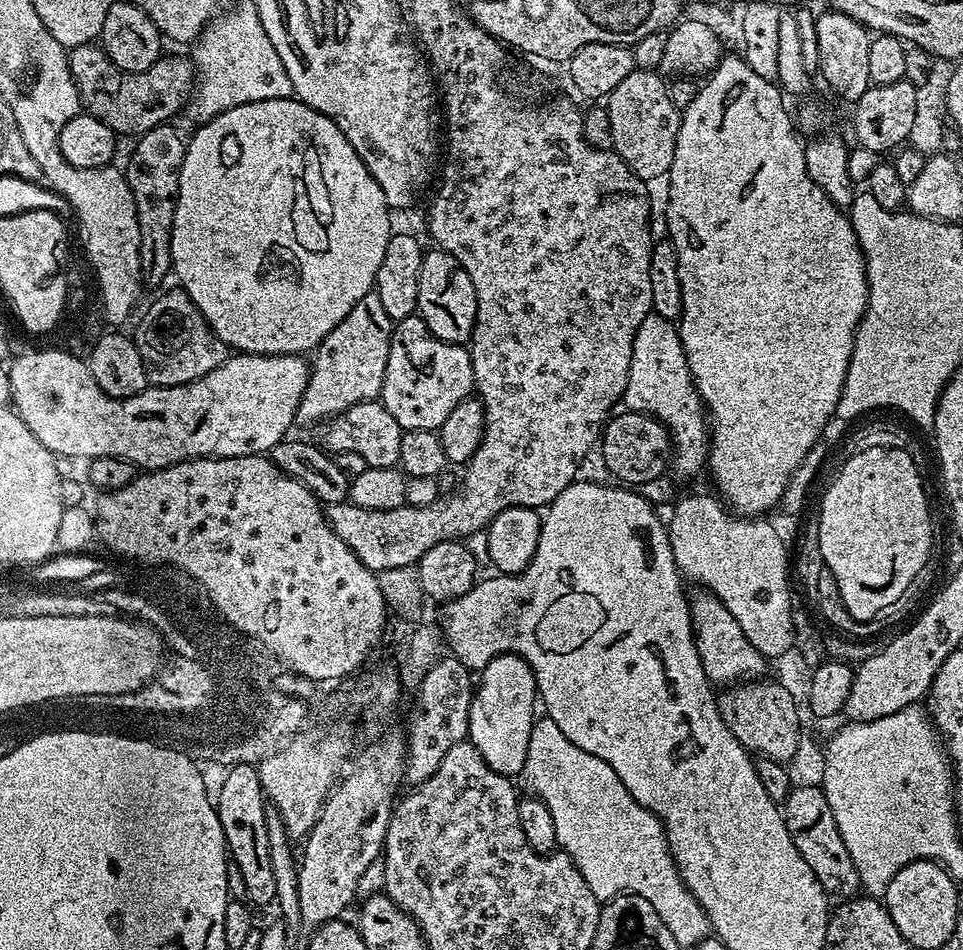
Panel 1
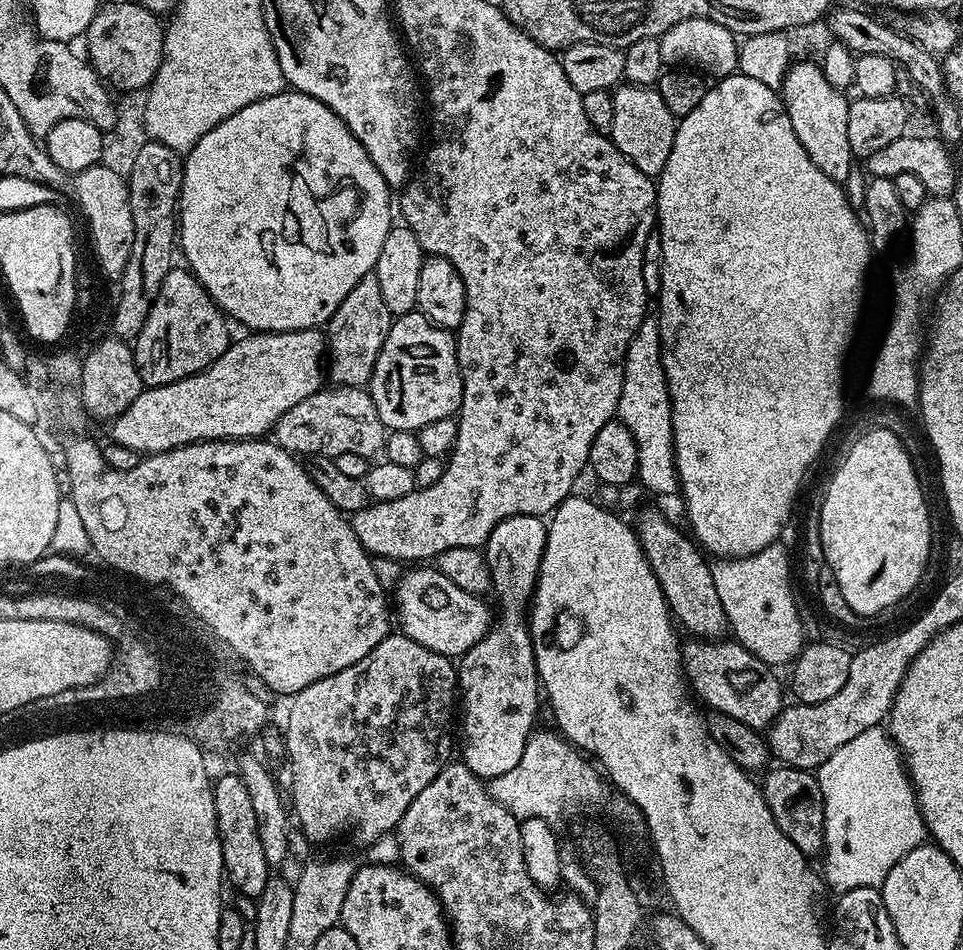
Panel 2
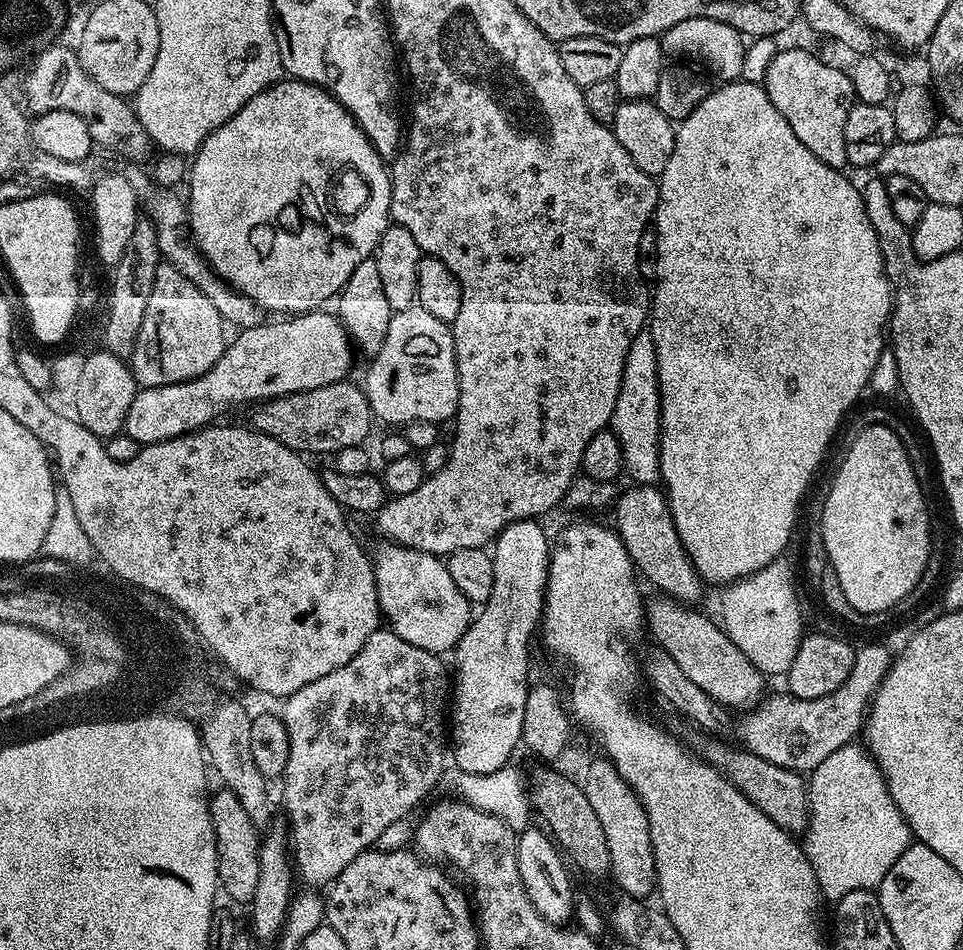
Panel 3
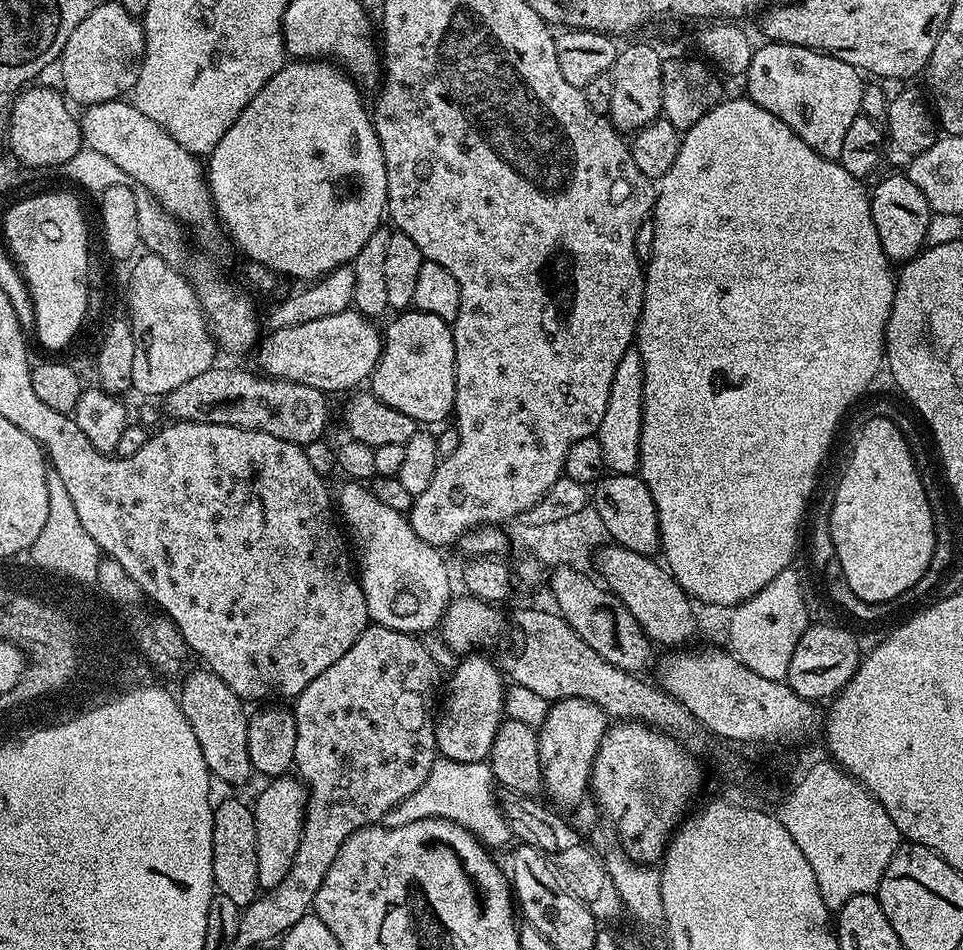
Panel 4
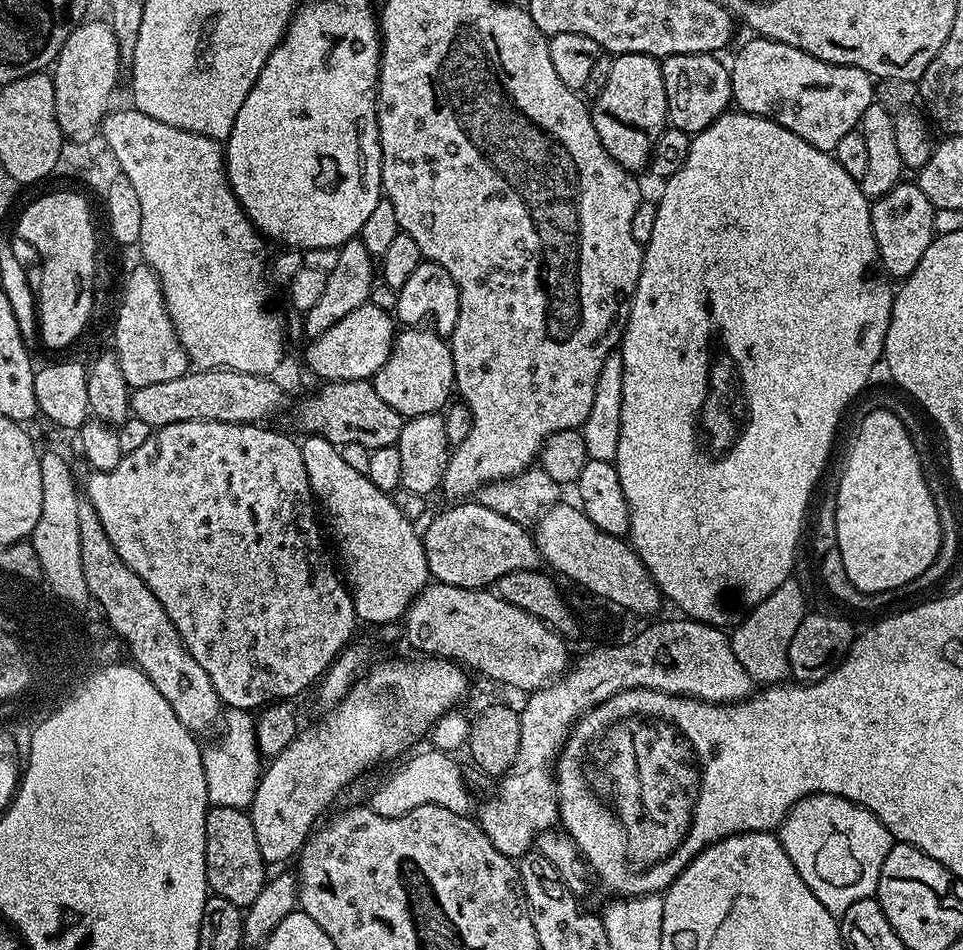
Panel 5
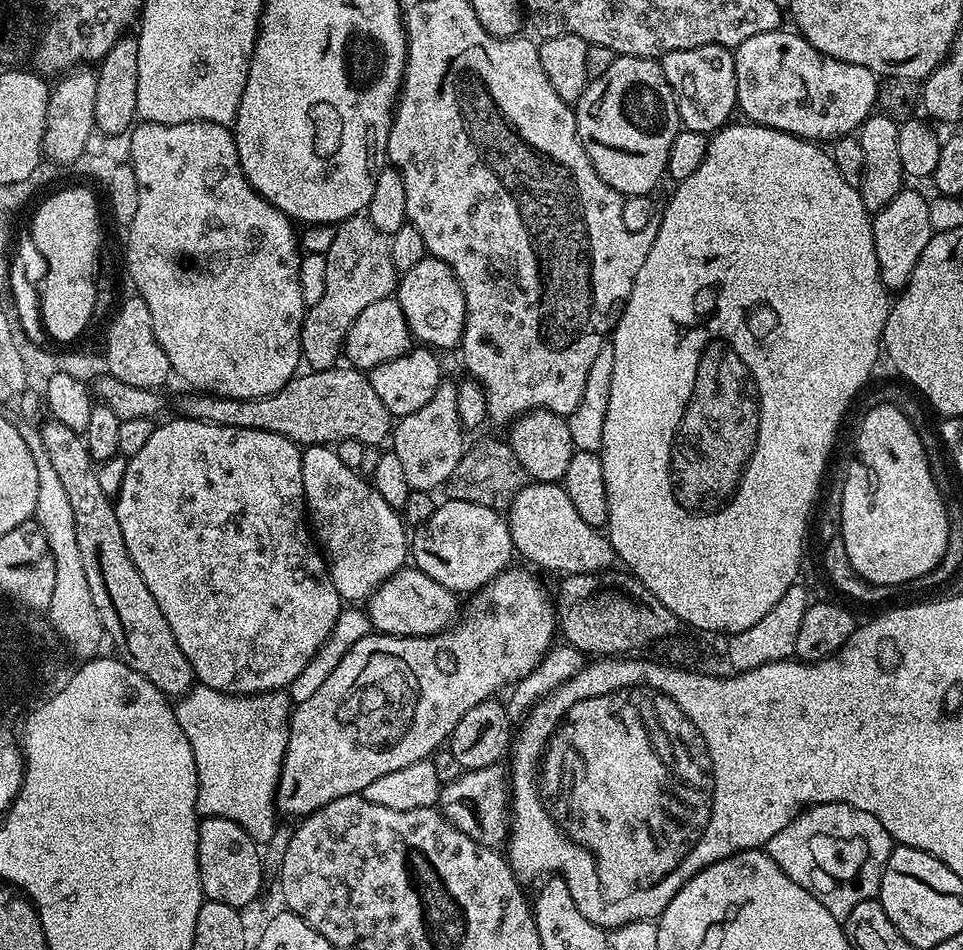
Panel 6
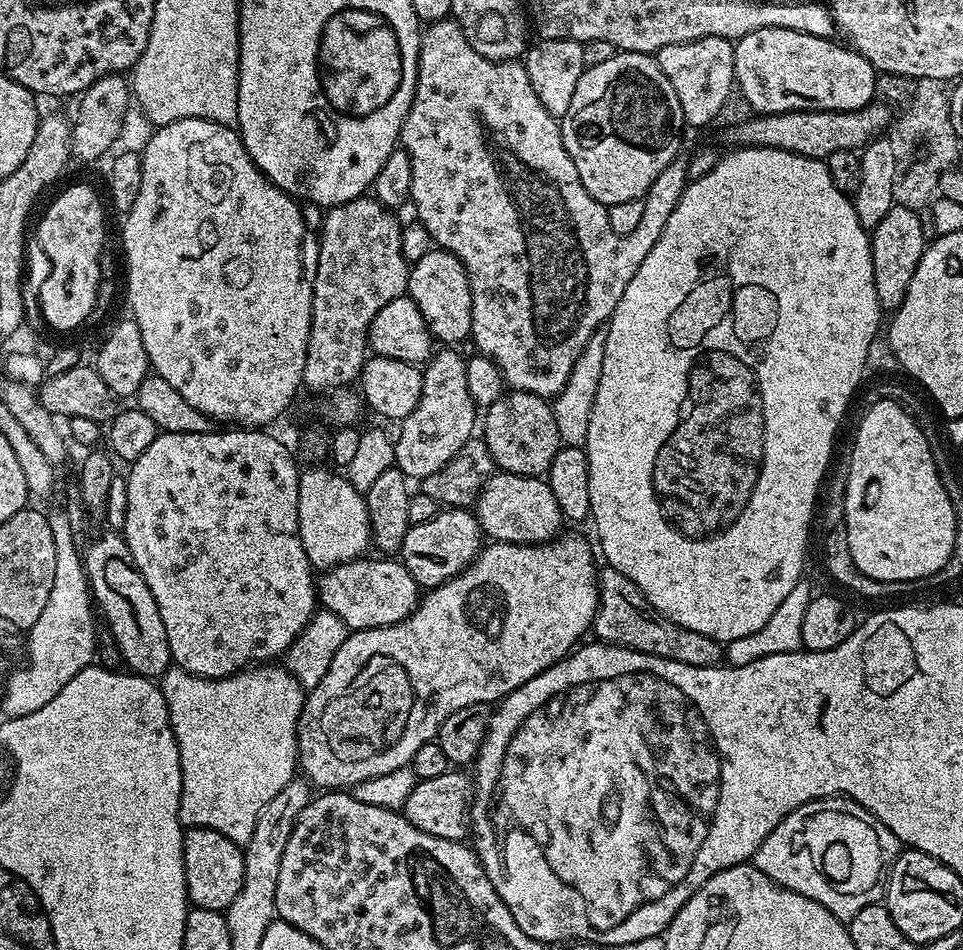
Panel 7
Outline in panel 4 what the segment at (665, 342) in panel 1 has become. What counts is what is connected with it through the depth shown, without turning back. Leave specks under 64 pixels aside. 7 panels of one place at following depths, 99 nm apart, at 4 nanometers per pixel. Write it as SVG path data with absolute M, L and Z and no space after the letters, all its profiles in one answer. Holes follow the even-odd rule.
M629 350L622 354L618 370L614 370L614 382L610 386L610 402L606 402L606 414L602 426L598 426L595 438L602 448L604 467L617 476L633 475L640 467L640 435L642 434L642 390L644 371L639 352Z

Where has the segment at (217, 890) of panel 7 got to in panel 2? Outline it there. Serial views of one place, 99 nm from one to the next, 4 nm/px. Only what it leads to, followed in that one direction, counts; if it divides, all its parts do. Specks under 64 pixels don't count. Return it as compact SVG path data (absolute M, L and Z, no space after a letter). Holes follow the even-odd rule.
M239 774L224 776L212 785L214 798L214 814L222 846L224 874L227 883L233 884L235 891L253 898L266 890L266 882L270 879L270 867L262 850L261 839L258 838L257 819L254 818L250 794L246 790L246 782L242 782Z

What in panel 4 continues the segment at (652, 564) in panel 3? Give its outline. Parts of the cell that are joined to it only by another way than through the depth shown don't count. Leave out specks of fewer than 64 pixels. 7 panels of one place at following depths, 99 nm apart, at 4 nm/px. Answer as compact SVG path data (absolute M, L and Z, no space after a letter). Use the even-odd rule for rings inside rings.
M605 475L596 481L590 492L590 505L602 518L609 531L610 541L626 550L634 550L643 556L652 556L660 546L660 527L654 498L639 475Z

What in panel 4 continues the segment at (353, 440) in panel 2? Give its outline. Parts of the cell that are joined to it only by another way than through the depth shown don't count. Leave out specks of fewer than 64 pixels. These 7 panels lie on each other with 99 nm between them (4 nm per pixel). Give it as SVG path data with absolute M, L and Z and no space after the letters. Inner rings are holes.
M240 368L206 369L198 378L182 382L162 397L162 404L173 421L206 422L238 426L246 430L258 430L262 434L274 434L291 444L307 446L315 444L328 428L328 400L325 393L314 386L295 384L293 380L282 380L255 371L243 372Z

